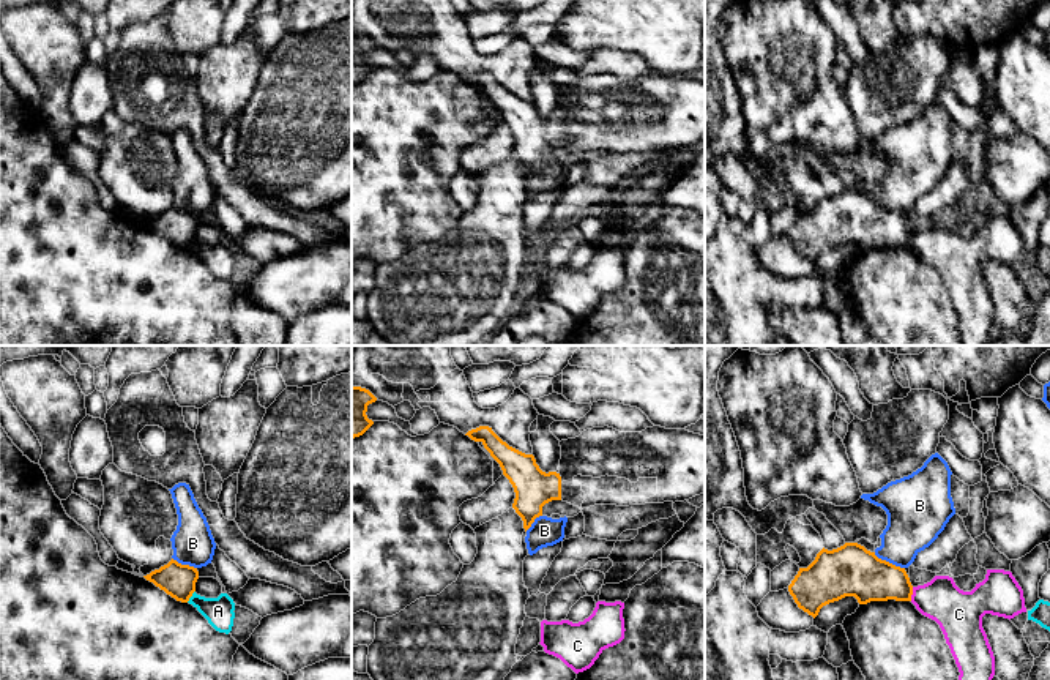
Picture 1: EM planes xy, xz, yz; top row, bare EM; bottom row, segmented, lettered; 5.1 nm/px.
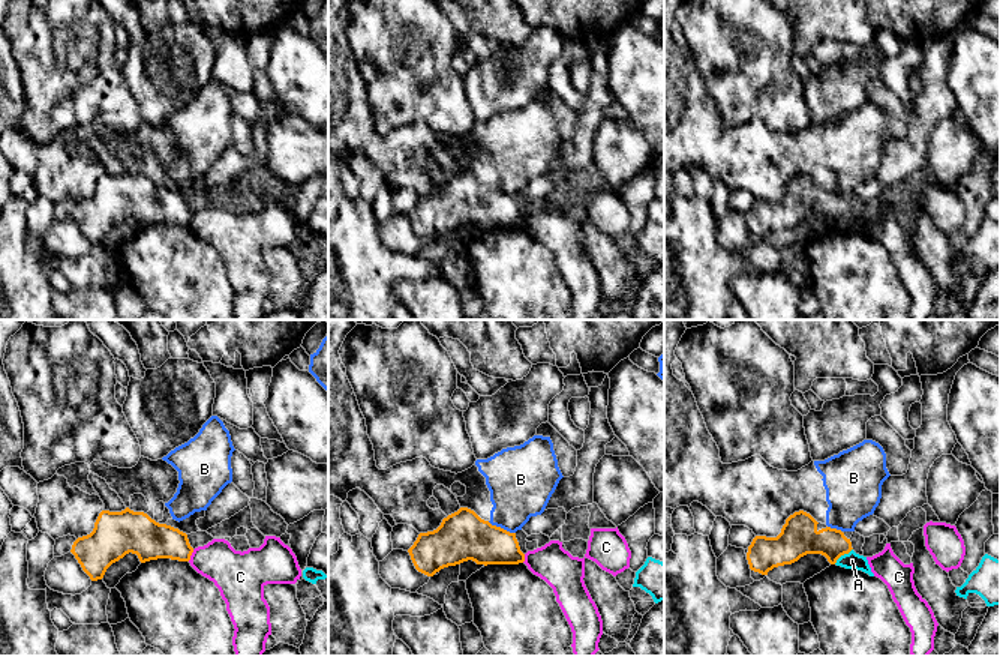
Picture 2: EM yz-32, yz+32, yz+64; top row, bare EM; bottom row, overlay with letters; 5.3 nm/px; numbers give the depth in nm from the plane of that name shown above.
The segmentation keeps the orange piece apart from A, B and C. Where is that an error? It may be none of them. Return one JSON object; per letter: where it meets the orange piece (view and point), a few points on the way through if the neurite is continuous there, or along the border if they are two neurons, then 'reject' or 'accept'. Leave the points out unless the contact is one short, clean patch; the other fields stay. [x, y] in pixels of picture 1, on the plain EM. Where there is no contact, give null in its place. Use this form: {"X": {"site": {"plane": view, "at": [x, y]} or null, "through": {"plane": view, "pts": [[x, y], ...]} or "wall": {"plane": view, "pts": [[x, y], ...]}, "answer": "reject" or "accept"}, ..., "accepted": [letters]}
{"A": {"site": {"plane": "xy", "at": [191, 242]}, "wall": {"plane": "xy", "pts": [[194, 237], [186, 248]]}, "answer": "reject"}, "B": {"site": {"plane": "yz", "at": [888, 209]}, "wall": {"plane": "yz", "pts": [[874, 199], [904, 215]]}, "answer": "reject"}, "C": {"site": {"plane": "yz", "at": [912, 240]}, "wall": {"plane": "yz", "pts": [[913, 234], [910, 246]]}, "answer": "reject"}, "accepted": []}

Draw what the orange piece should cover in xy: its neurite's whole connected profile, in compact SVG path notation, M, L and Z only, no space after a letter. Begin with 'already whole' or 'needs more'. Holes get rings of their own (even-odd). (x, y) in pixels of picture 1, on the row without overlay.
already whole; M172 205L167 211L151 218L143 224L153 229L156 234L164 237L177 248L188 249L192 240L195 238L199 218L194 213L181 211Z

